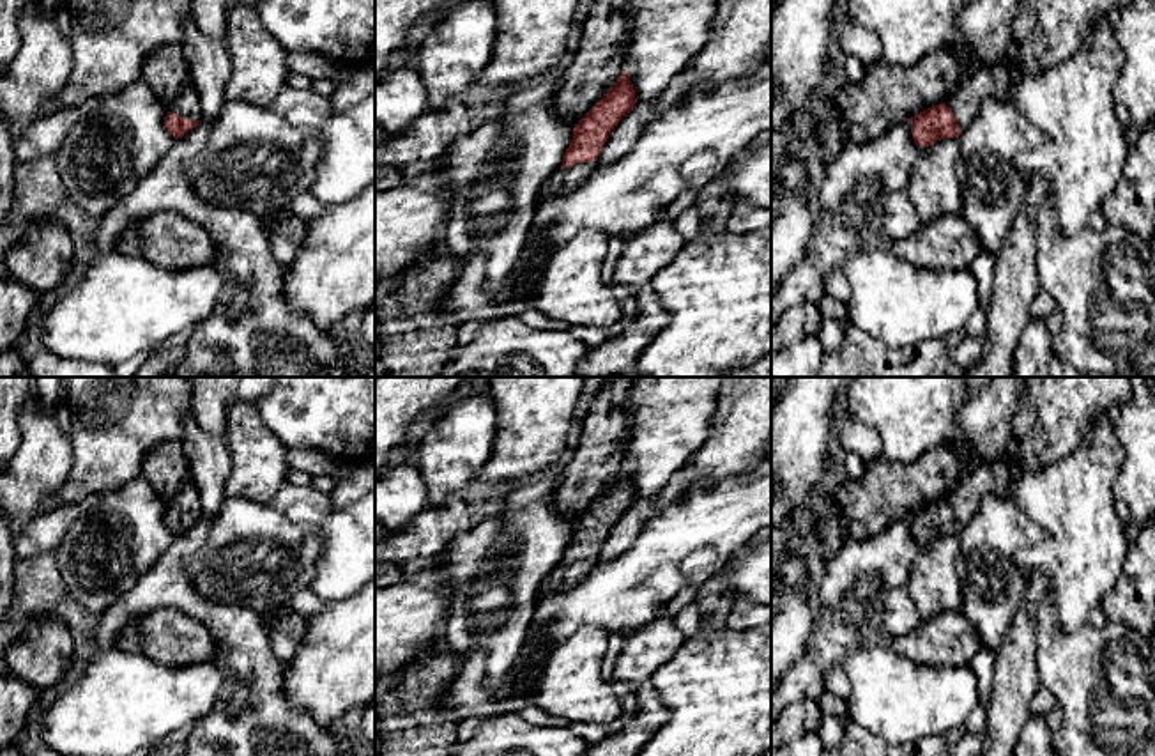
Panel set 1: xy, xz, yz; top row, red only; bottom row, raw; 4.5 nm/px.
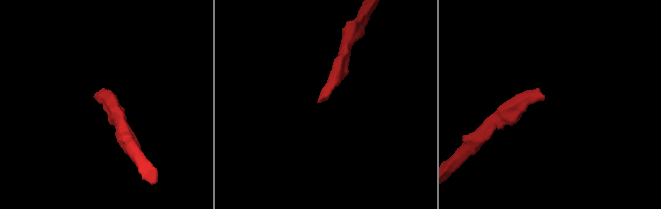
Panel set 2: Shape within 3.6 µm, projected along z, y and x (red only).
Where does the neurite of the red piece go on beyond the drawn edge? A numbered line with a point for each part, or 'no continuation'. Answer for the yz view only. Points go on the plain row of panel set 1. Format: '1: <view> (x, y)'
1: yz (993, 478)

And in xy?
1: xy (186, 501)

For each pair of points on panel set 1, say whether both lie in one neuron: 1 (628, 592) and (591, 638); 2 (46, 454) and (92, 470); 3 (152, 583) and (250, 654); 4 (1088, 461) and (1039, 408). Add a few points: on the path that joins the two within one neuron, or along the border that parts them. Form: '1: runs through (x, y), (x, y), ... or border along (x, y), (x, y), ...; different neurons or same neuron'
1: border along (609, 632), (598, 627), (579, 627), (561, 643); different neurons
2: border along (71, 441), (73, 466), (69, 477), (48, 496); different neurons
3: runs through (177, 590), (225, 629); same neuron
4: border along (1102, 416), (1076, 447), (1039, 468); different neurons

